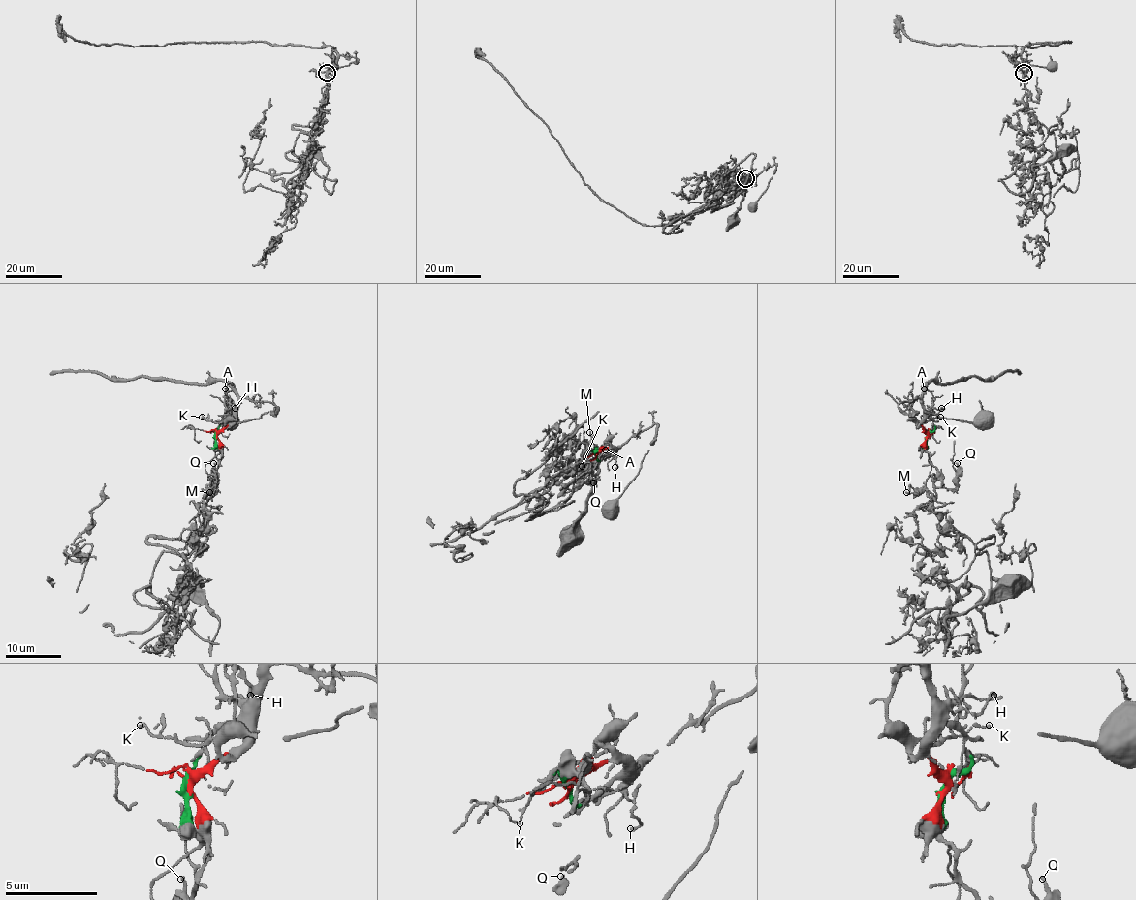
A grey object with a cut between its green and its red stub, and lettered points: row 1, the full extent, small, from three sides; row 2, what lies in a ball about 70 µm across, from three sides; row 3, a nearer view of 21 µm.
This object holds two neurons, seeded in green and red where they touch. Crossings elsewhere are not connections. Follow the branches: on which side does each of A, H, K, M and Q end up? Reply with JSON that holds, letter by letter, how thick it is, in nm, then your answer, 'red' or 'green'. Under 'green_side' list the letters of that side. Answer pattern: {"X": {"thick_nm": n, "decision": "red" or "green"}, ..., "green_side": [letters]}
{"A": {"thick_nm": 150, "decision": "red"}, "H": {"thick_nm": 100, "decision": "red"}, "K": {"thick_nm": 110, "decision": "red"}, "M": {"thick_nm": 120, "decision": "green"}, "Q": {"thick_nm": 170, "decision": "green"}, "green_side": ["M", "Q"]}

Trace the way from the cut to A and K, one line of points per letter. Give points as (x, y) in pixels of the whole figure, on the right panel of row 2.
A: (928, 434), (923, 428), (921, 396), (924, 387)
K: (928, 434), (917, 425), (920, 421), (926, 422), (940, 417)

